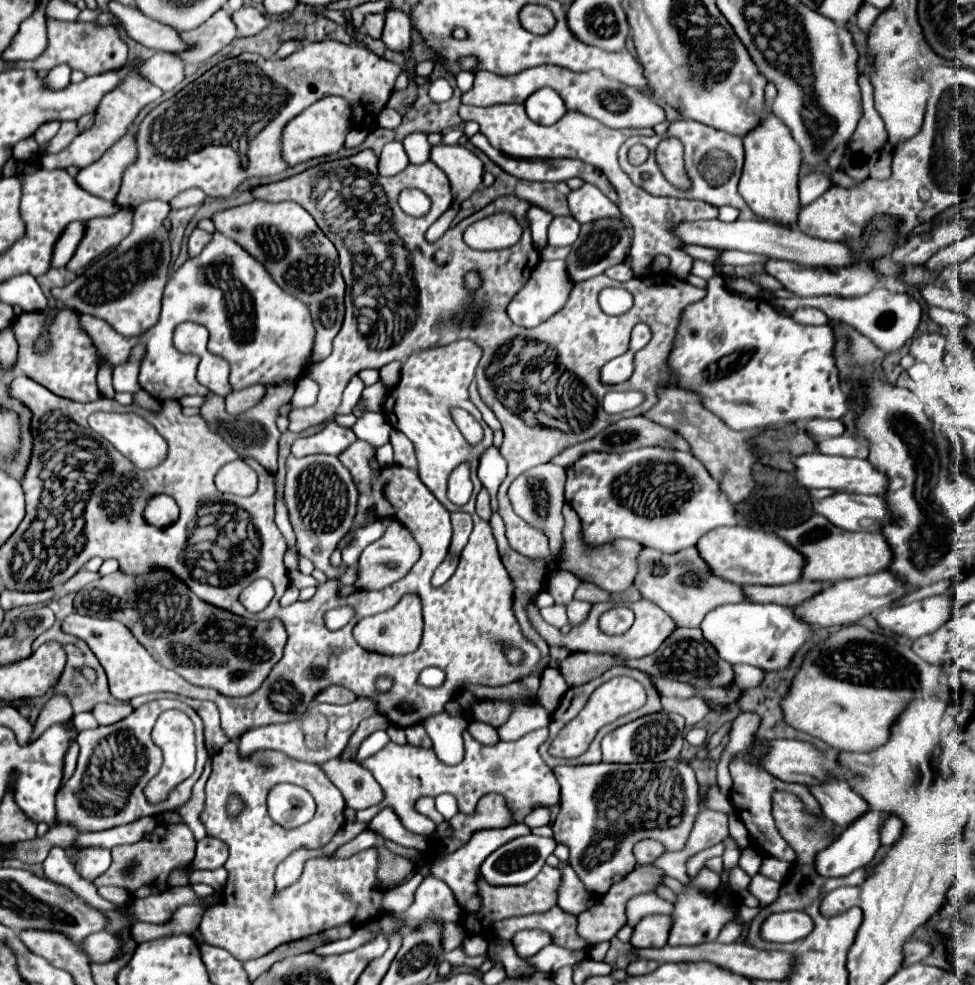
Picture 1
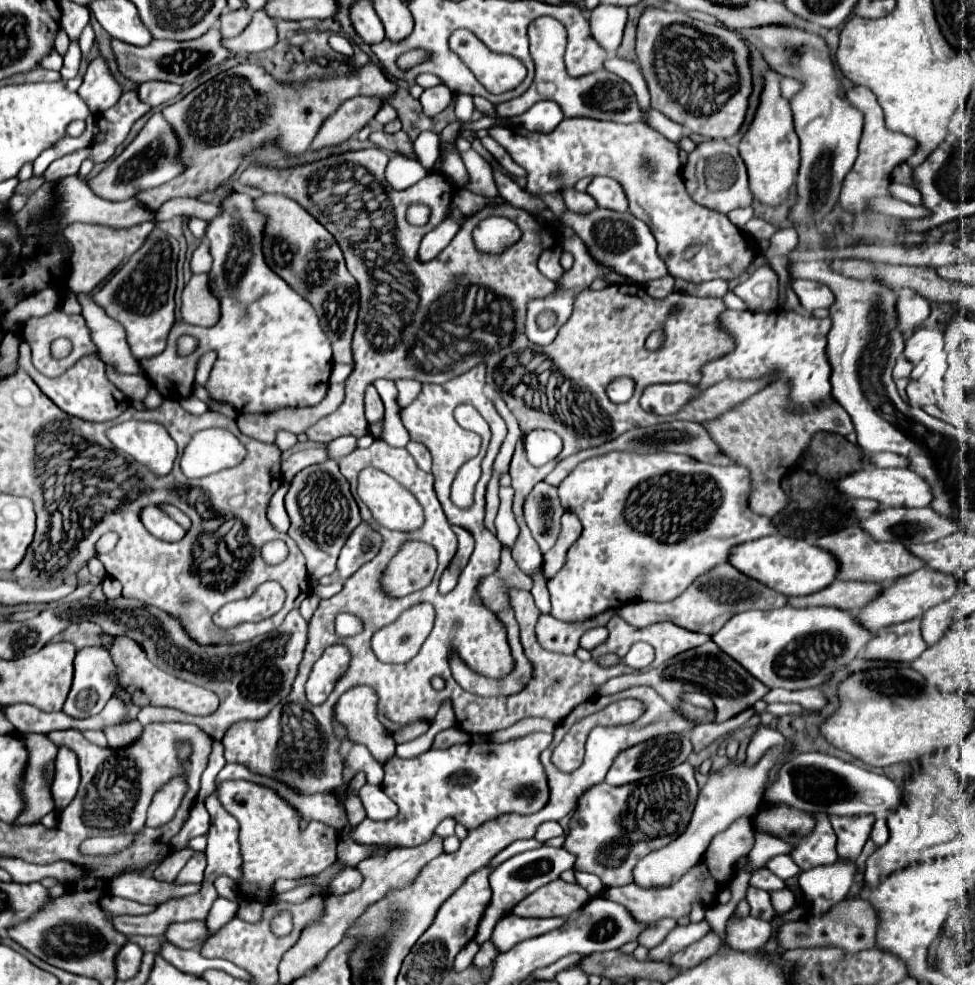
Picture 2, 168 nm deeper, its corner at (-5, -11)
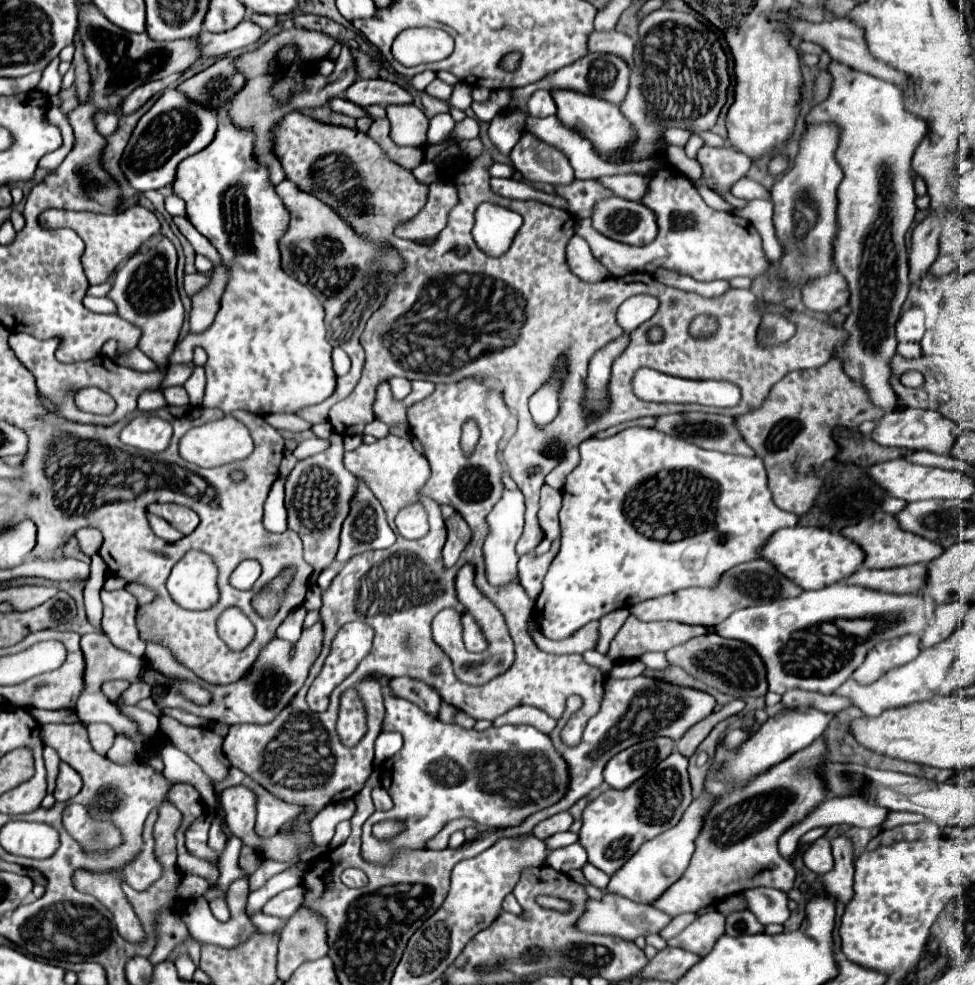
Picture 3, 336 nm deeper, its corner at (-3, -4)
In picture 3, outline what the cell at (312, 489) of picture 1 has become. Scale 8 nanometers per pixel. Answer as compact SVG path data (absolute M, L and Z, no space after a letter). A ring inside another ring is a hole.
M331 436L331 448L309 456L295 464L285 484L285 508L289 514L289 528L303 540L305 562L313 566L315 572L331 566L339 546L341 524L349 514L351 498L355 496L357 478L343 466L343 436Z

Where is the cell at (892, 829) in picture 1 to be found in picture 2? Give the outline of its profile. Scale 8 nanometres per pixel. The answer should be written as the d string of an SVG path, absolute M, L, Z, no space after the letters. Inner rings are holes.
M877 817L875 819L875 825L873 825L873 831L871 831L871 839L875 841L875 845L881 845L889 839L889 829L887 829L887 823L885 823L885 817Z

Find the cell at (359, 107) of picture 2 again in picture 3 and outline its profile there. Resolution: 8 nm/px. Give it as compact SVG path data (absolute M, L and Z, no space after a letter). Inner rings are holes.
M381 78L353 82L347 88L345 98L361 108L367 108L371 104L389 106L389 104L409 104L411 102L411 96L399 84L381 80Z

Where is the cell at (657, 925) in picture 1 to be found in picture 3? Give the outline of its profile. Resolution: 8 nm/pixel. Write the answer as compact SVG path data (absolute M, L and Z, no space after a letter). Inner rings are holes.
M711 910L703 916L697 916L681 934L667 940L667 944L705 956L711 952L721 934L725 934L725 916L717 910Z

